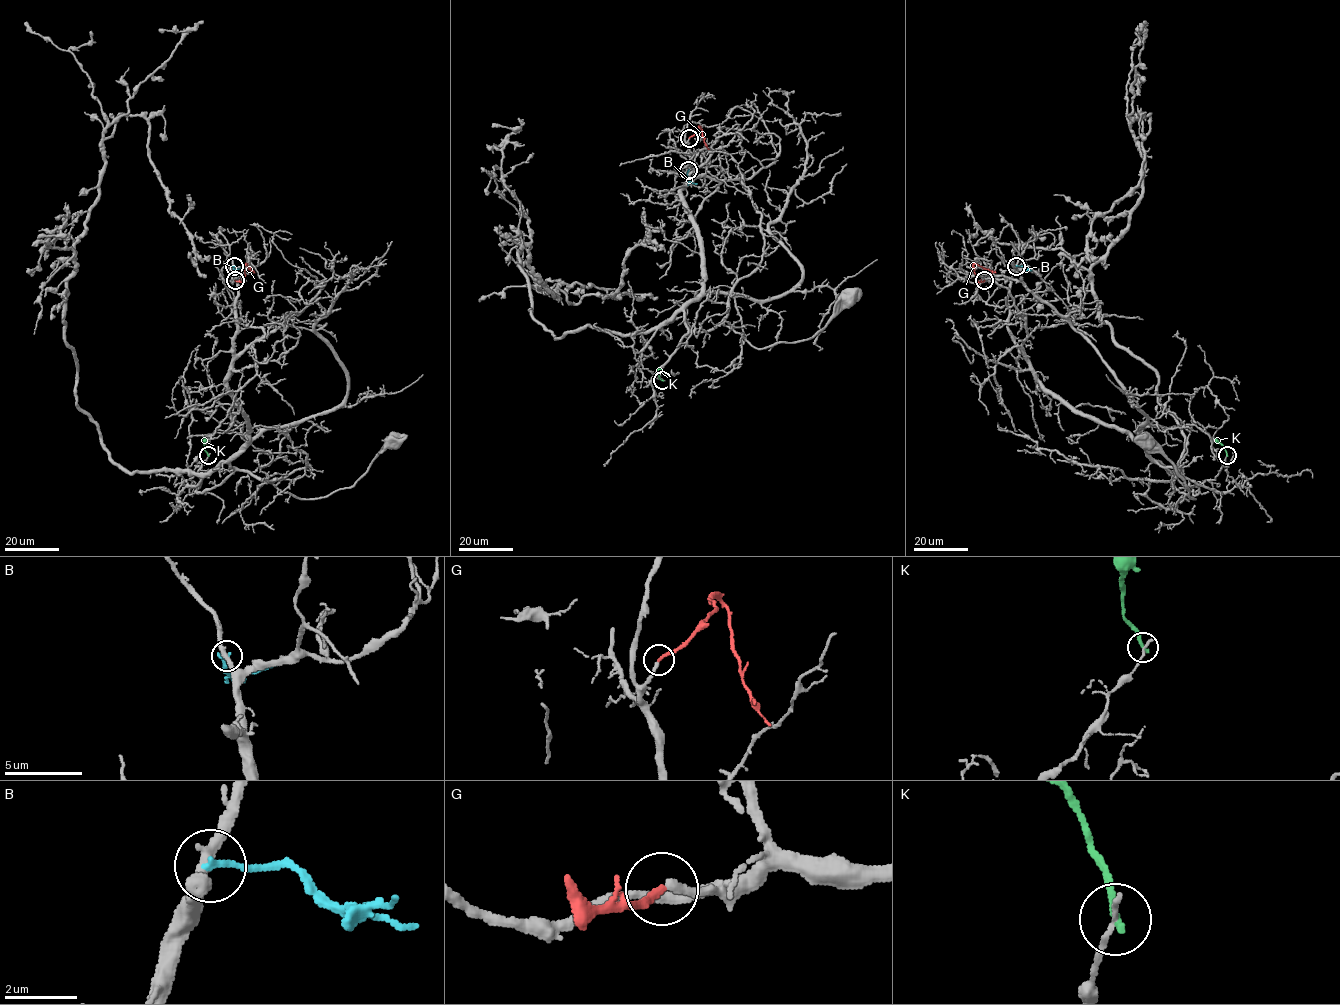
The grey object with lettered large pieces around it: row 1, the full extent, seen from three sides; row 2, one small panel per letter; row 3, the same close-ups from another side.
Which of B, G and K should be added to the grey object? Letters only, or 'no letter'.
G

